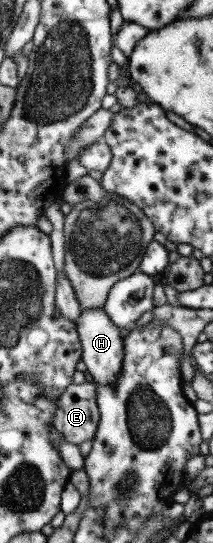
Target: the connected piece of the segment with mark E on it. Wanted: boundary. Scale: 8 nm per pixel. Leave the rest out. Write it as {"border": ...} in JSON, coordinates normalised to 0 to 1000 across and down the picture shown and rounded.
{"border":[[[390,703],[385,707],[329,707],[263,735],[263,751],[244,766],[244,786],[263,797],[291,799],[300,814],[366,820],[385,812],[413,812],[441,801],[465,772],[455,748],[446,746],[446,705]]]}

